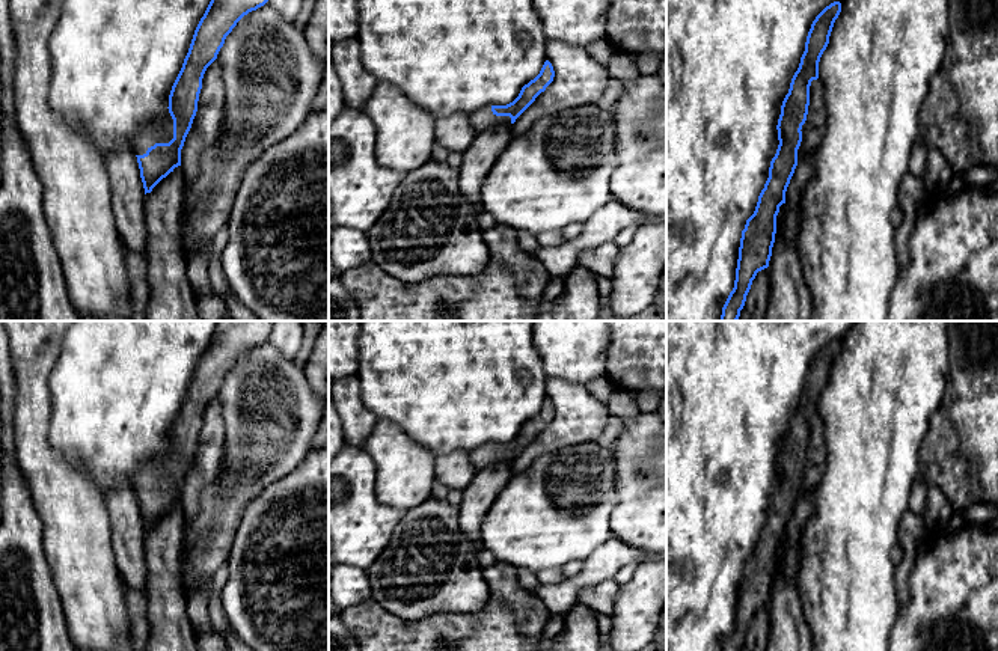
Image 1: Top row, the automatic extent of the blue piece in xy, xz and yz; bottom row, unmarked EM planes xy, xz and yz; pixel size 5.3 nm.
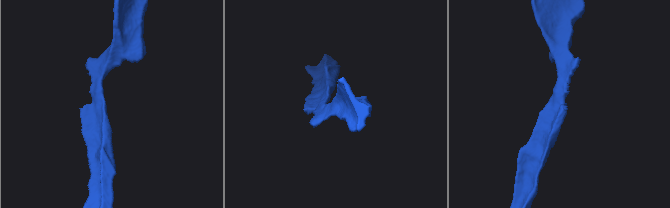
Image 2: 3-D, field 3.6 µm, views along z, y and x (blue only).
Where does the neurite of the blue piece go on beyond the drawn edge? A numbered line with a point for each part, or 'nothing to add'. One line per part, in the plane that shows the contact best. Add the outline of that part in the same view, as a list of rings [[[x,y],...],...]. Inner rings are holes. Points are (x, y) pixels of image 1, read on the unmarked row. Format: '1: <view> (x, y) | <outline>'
1: xy (162, 467) | [[[169,449],[142,467],[133,479],[136,493],[143,493],[155,481],[169,481],[173,476],[173,457]]]

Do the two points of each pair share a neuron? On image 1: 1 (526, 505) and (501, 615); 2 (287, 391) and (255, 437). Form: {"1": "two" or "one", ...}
{"1": "two", "2": "one"}

